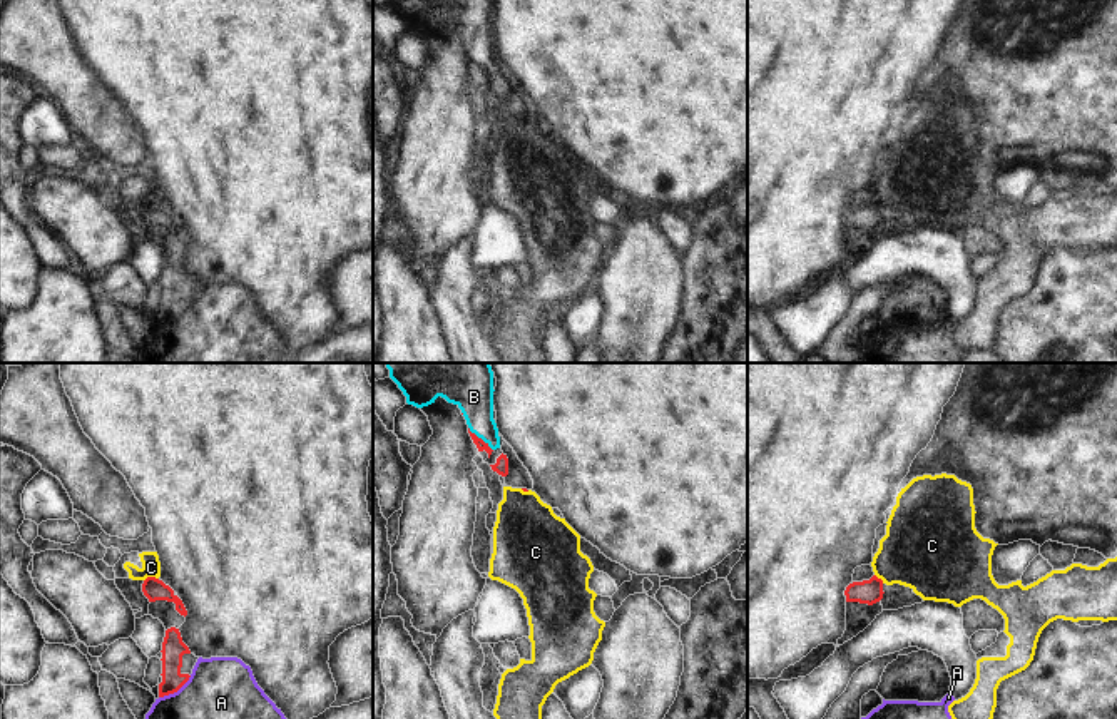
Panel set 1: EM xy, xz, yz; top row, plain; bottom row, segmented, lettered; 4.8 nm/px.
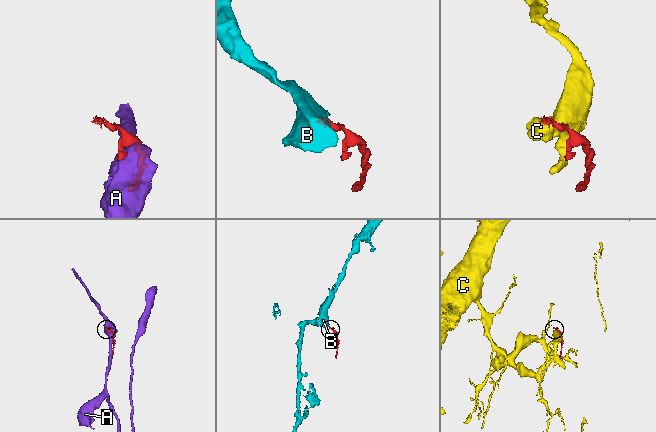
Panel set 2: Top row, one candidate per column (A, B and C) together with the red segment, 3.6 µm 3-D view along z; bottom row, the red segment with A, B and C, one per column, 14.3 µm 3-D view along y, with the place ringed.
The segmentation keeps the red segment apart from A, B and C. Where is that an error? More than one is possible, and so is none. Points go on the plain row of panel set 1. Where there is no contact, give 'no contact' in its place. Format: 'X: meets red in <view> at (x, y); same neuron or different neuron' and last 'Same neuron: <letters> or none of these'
A: meets red in xy at (174, 316); different neuron
B: meets red in xz at (480, 64); same neuron
C: meets red in xy at (151, 203); different neuron
Same neuron: B

